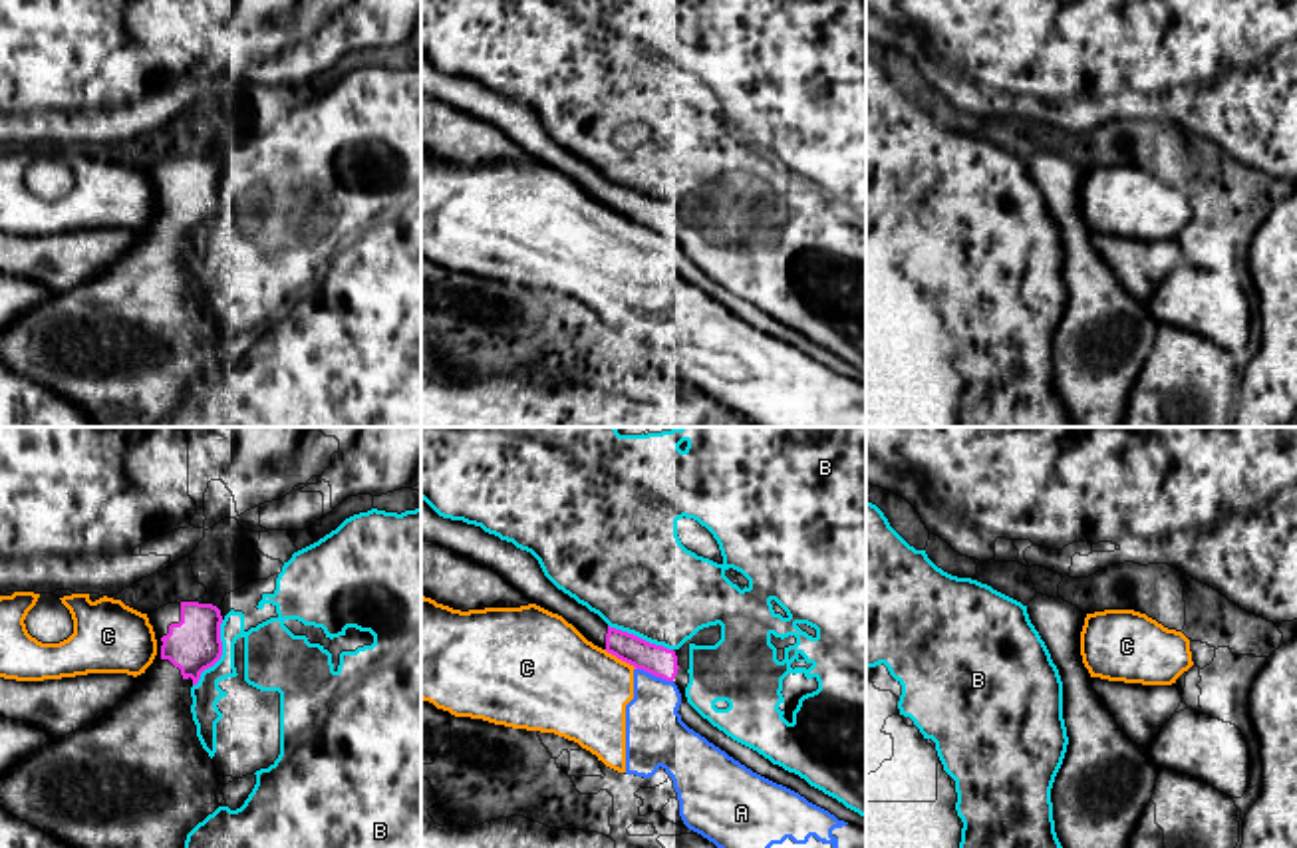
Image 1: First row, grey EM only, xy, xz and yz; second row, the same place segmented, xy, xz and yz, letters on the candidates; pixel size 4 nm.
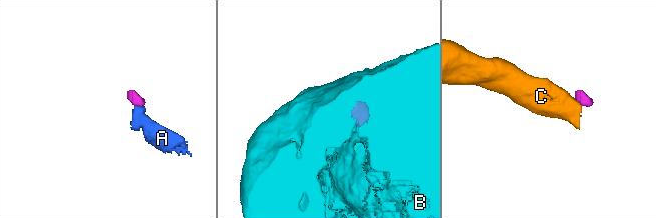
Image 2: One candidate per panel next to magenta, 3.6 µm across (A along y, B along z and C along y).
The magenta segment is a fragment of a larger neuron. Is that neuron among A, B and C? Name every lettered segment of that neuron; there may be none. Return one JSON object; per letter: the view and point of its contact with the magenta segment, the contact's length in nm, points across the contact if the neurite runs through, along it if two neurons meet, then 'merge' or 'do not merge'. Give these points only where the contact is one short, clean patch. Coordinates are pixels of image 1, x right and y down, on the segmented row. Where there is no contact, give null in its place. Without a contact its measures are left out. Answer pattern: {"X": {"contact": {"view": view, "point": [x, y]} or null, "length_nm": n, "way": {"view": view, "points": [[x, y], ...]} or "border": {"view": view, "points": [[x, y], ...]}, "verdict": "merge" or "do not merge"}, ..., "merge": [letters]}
{"A": {"contact": {"view": "xz", "point": [654, 674]}, "length_nm": 160, "border": {"view": "xz", "points": [[636, 668], [672, 682]]}, "verdict": "do not merge"}, "B": {"contact": {"view": "xy", "point": [221, 654]}, "length_nm": 300, "border": {"view": "xy", "points": [[223, 620], [221, 656], [193, 686]]}, "verdict": "do not merge"}, "C": {"contact": {"view": "xz", "point": [620, 658]}, "length_nm": 150, "border": {"view": "xz", "points": [[604, 650], [636, 668]]}, "verdict": "do not merge"}, "merge": []}

